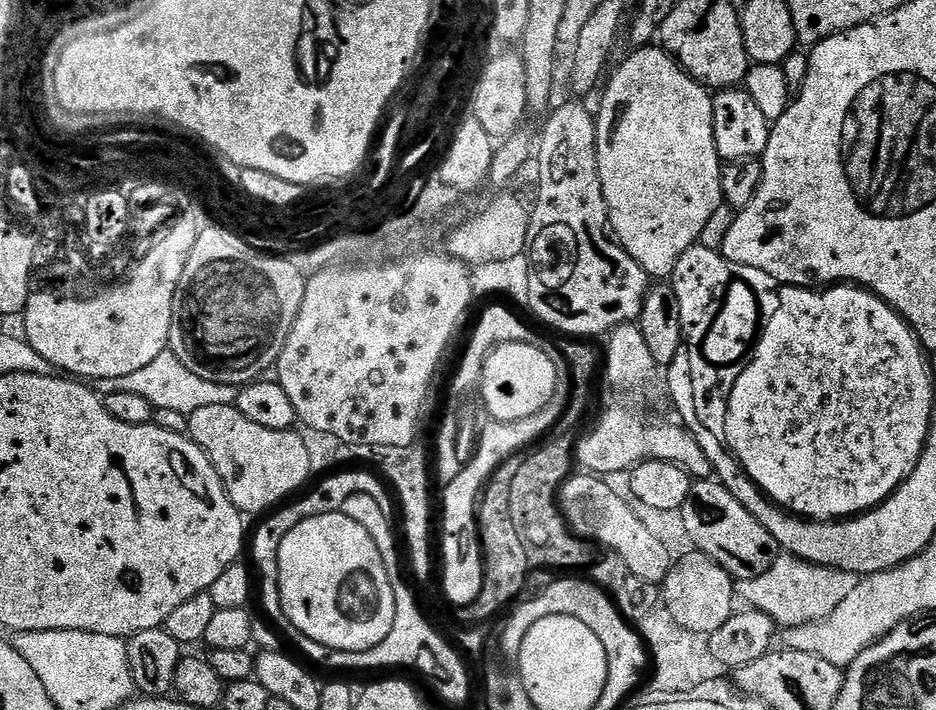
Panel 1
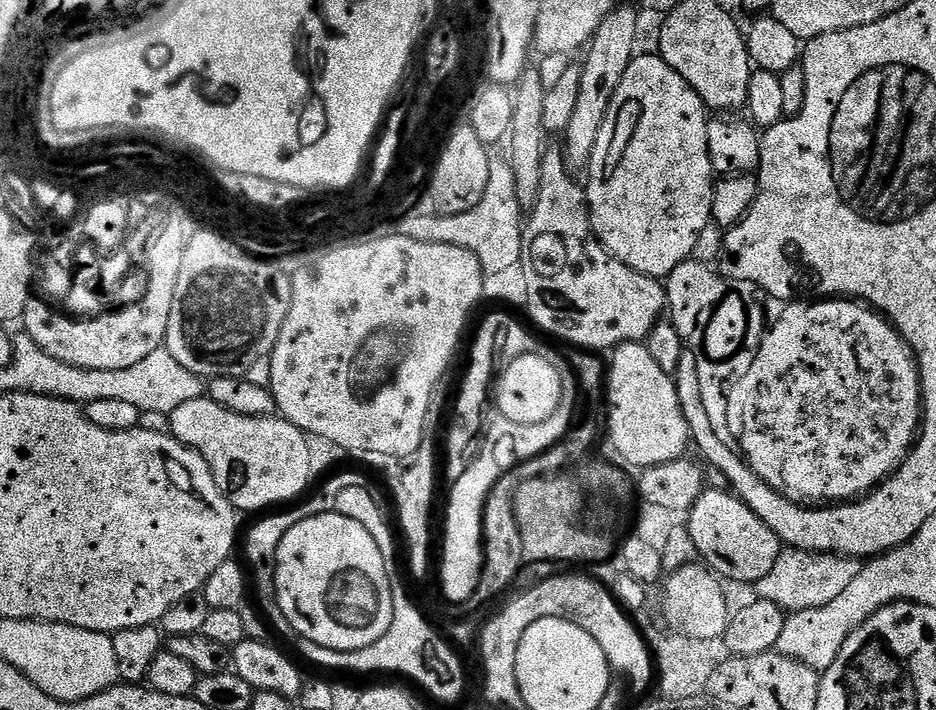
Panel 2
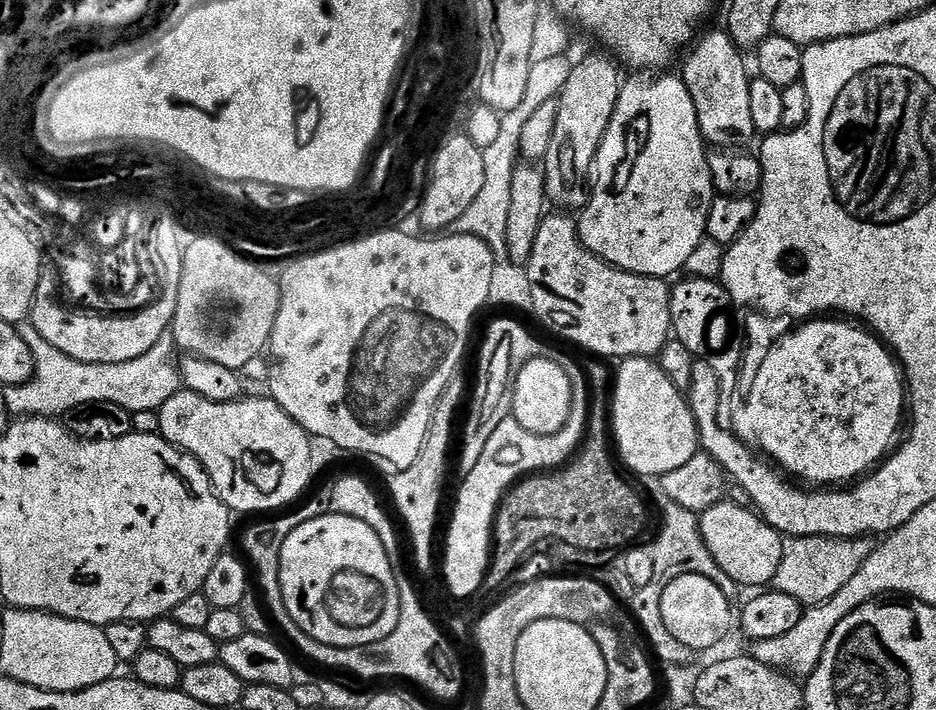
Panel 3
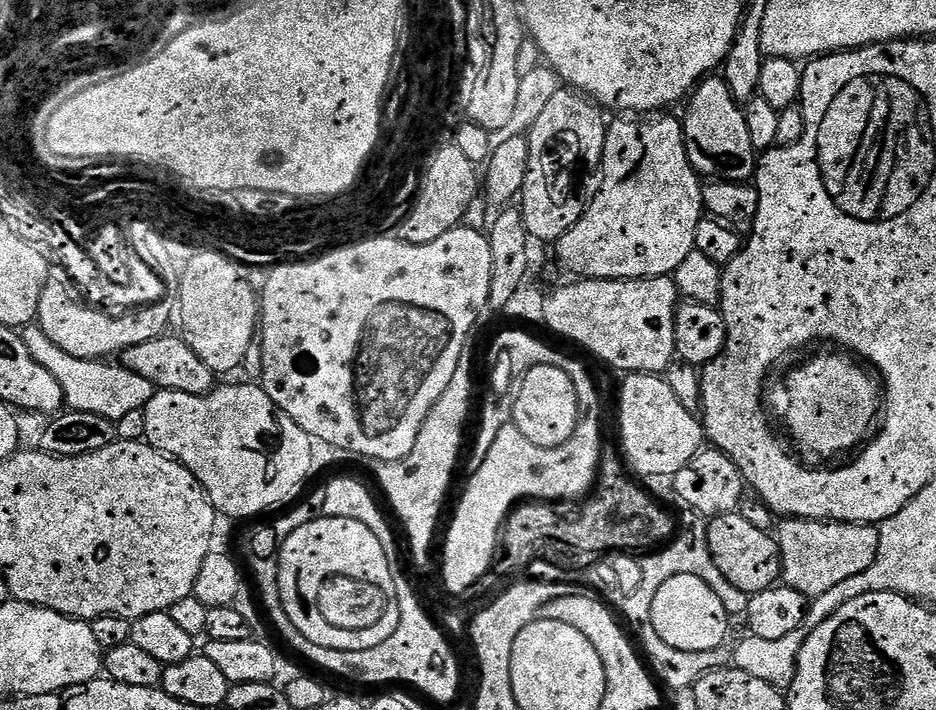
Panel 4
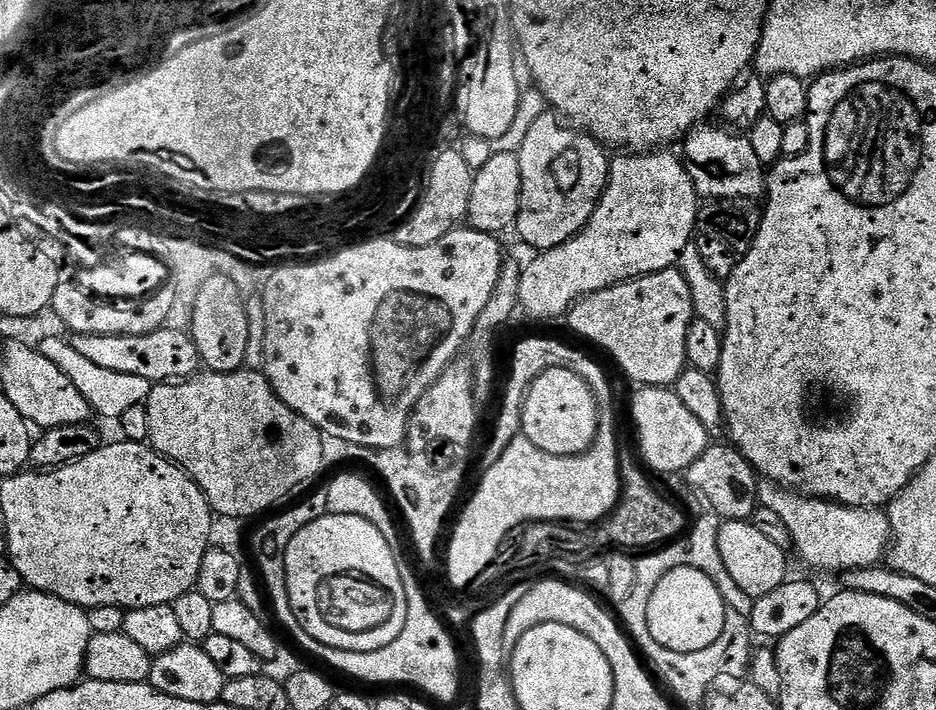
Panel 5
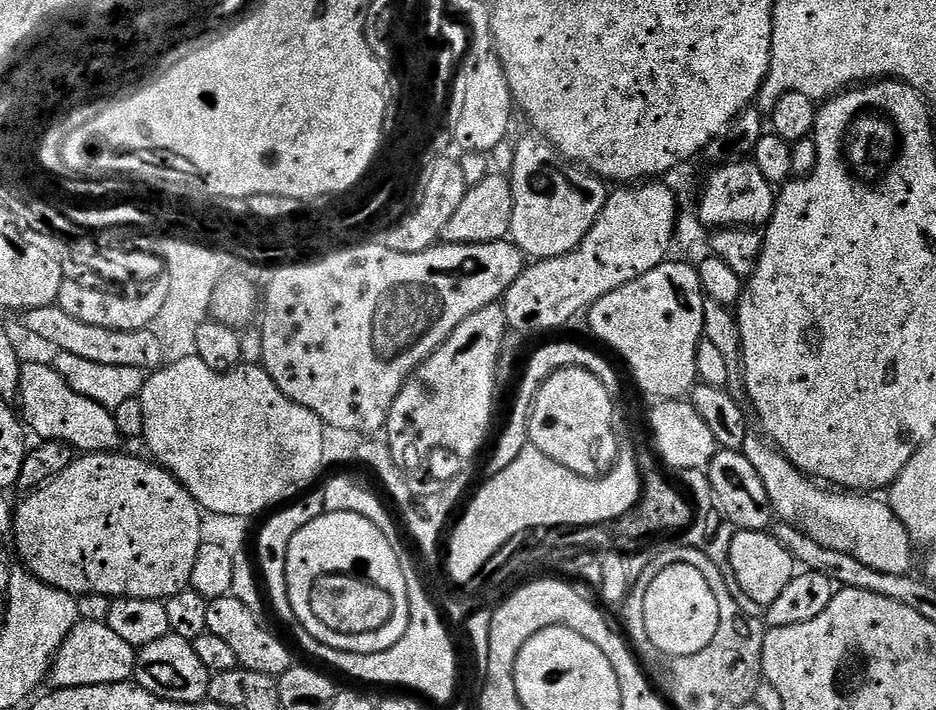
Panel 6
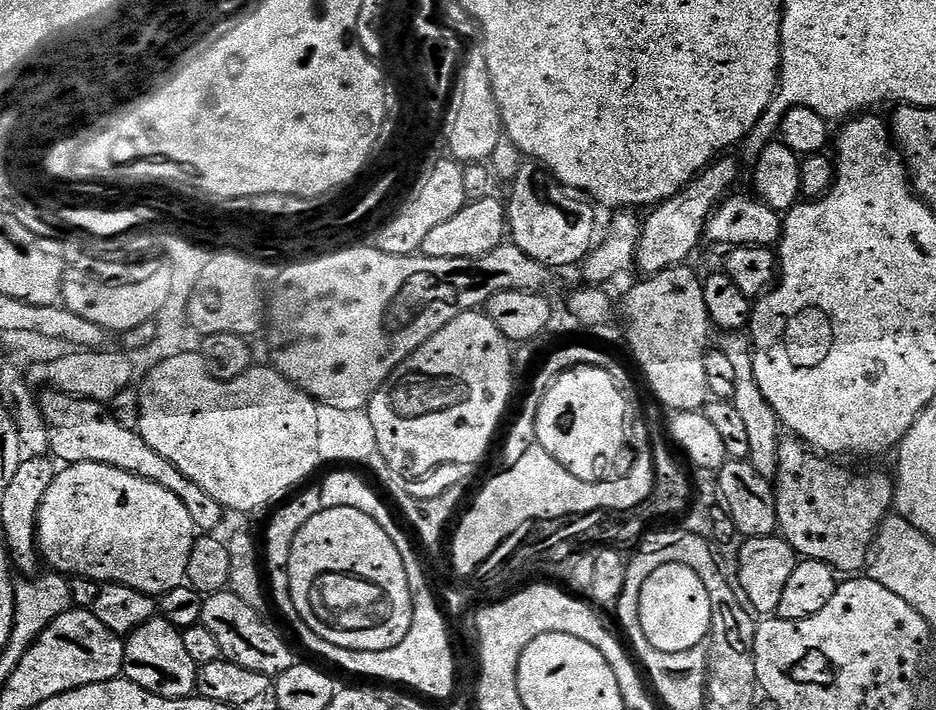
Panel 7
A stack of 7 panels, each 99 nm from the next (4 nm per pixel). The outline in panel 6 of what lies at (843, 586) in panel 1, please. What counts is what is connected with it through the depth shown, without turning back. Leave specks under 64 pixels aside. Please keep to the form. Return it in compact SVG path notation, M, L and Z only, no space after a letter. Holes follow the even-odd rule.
M749 434L744 443L744 456L758 470L766 494L770 494L772 511L787 524L802 526L805 535L822 547L852 555L858 562L884 574L909 575L912 569L912 536L894 514L891 504L876 494L849 494L844 490L823 492L763 435Z

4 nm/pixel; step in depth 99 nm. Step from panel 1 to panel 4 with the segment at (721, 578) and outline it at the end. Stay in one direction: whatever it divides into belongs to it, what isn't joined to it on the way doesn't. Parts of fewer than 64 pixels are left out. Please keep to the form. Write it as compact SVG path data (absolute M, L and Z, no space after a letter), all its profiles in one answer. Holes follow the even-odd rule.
M678 574L662 586L653 606L653 624L661 640L682 651L714 651L725 647L728 605L707 580L695 574Z

